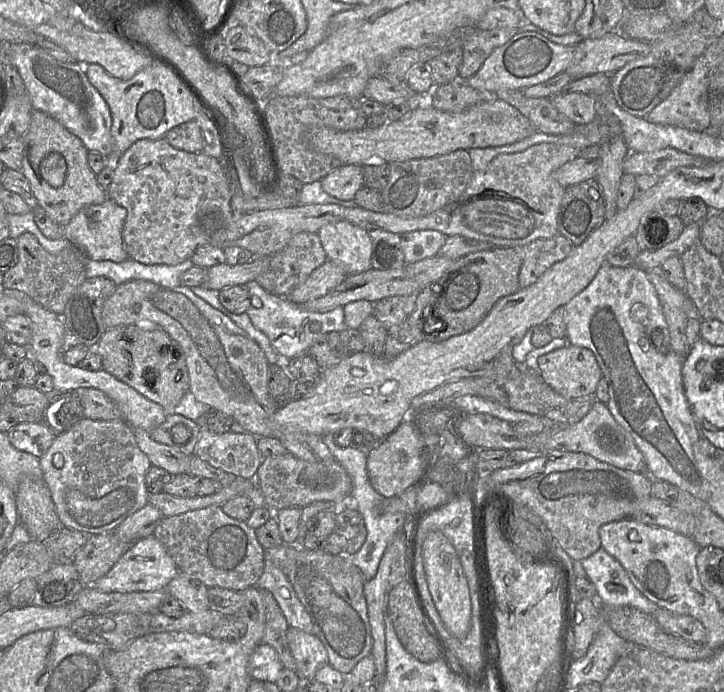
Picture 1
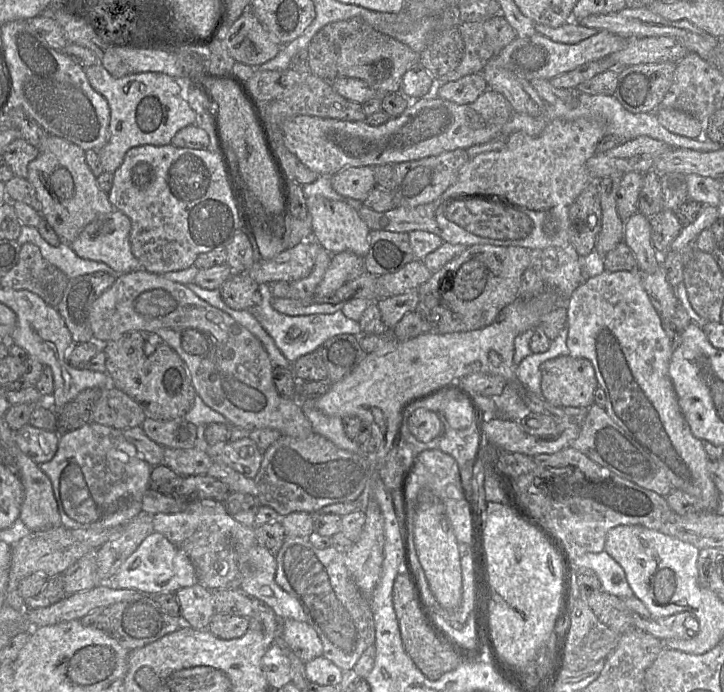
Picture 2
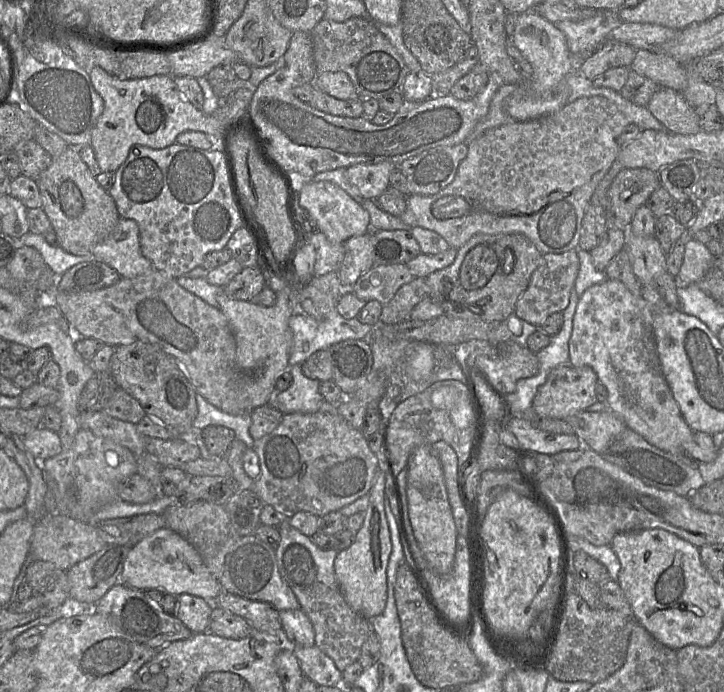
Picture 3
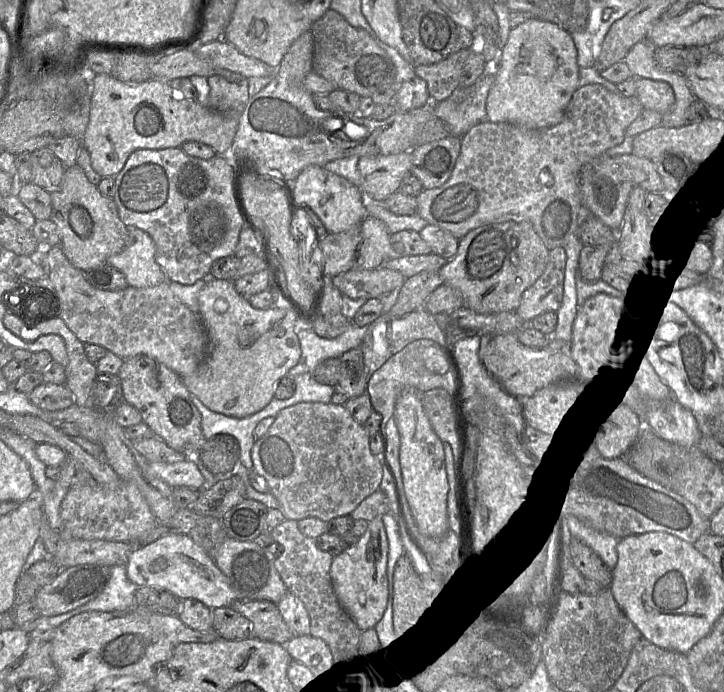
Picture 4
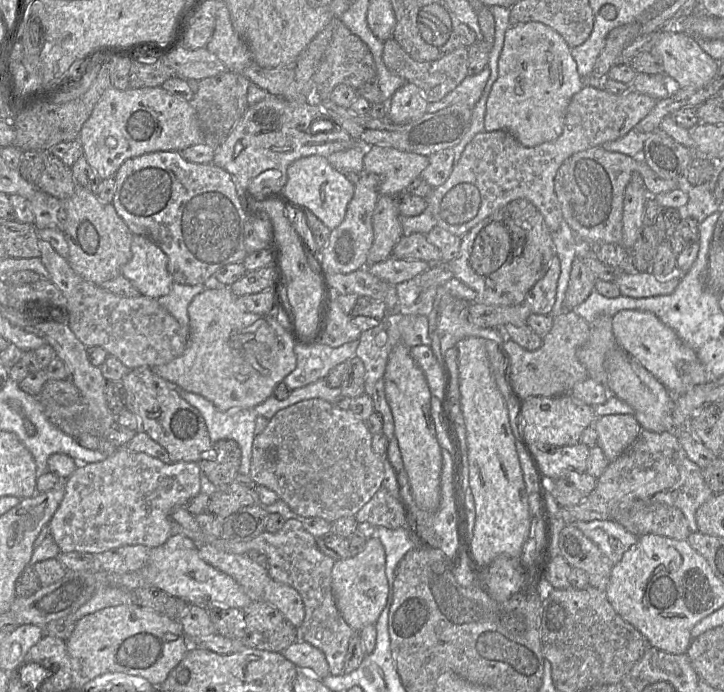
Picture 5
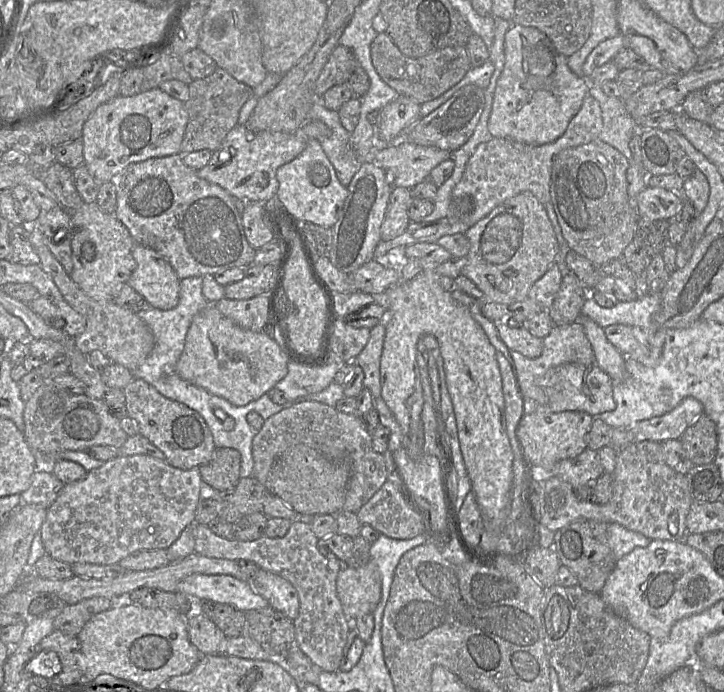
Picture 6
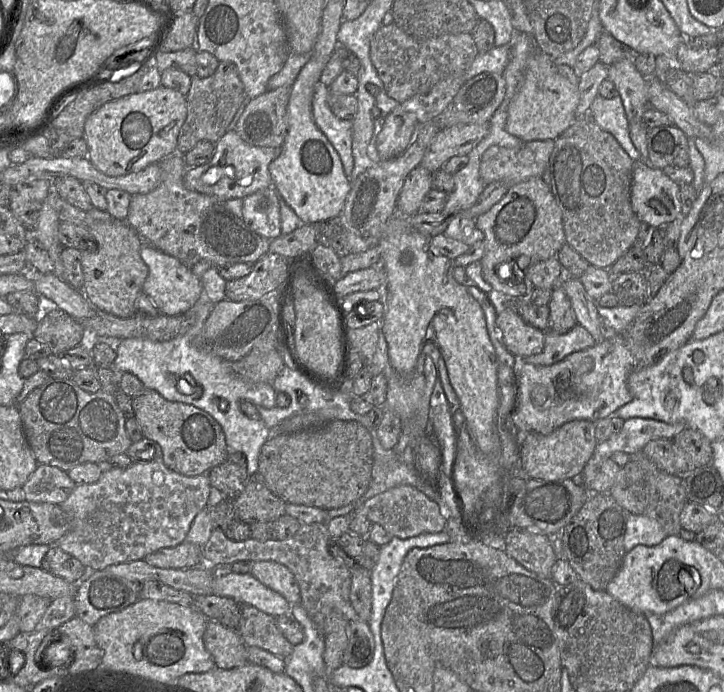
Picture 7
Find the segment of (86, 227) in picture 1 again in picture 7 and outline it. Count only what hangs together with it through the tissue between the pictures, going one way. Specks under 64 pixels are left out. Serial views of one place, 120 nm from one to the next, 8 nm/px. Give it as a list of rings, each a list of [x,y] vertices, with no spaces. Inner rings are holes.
[[[149,244],[142,245],[140,256],[149,270],[142,287],[143,293],[151,298],[159,313],[166,315],[184,314],[197,302],[203,293],[202,277],[197,277],[191,268],[185,266],[177,258]]]

